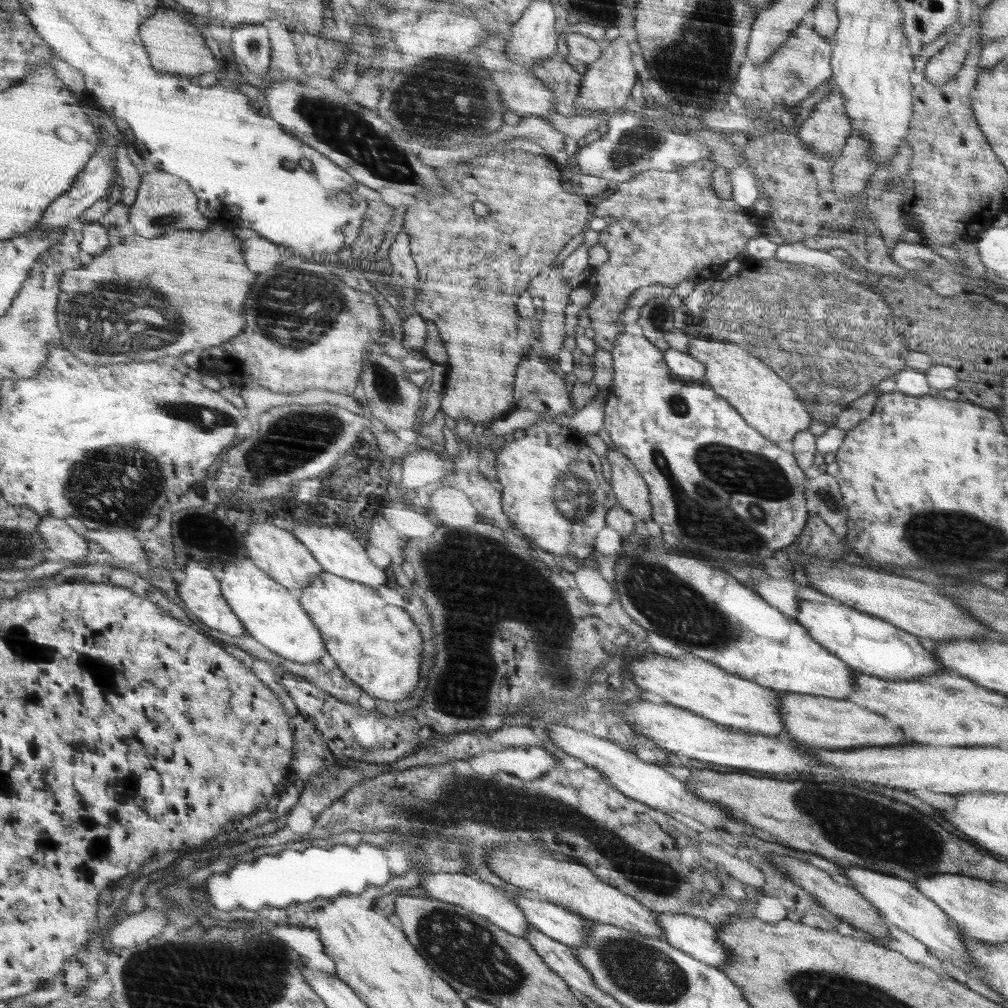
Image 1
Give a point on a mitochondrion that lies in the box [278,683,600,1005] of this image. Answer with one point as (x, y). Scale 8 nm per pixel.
(464, 949)

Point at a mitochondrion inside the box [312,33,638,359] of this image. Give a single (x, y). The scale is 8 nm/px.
(443, 97)

